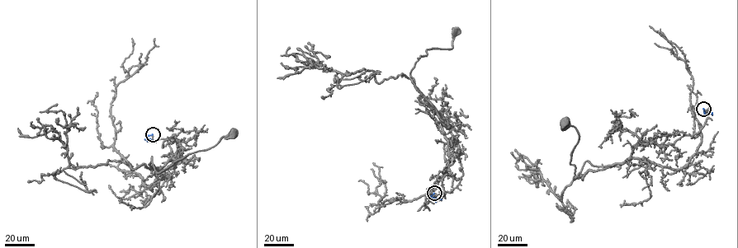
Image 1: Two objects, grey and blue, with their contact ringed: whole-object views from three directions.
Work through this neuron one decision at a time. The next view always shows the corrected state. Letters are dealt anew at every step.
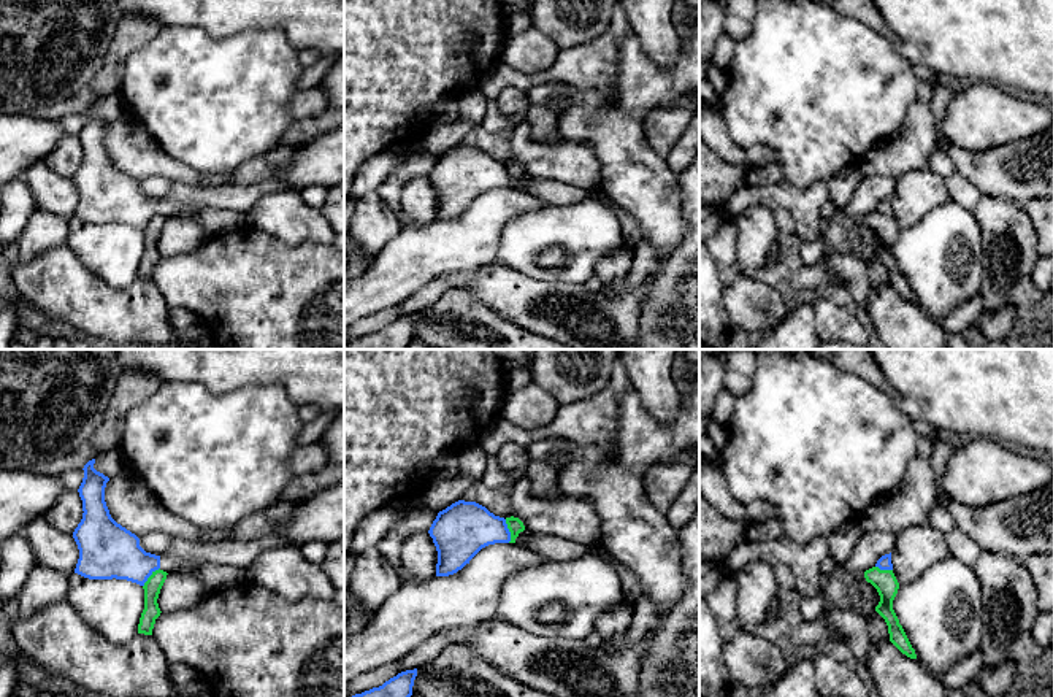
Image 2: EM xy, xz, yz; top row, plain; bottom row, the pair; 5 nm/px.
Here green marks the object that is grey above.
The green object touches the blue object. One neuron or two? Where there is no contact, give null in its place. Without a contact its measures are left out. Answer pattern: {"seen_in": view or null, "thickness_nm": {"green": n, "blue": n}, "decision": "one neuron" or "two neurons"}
{"seen_in": "xz", "thickness_nm": {"green": 80, "blue": 280}, "decision": "two neurons"}

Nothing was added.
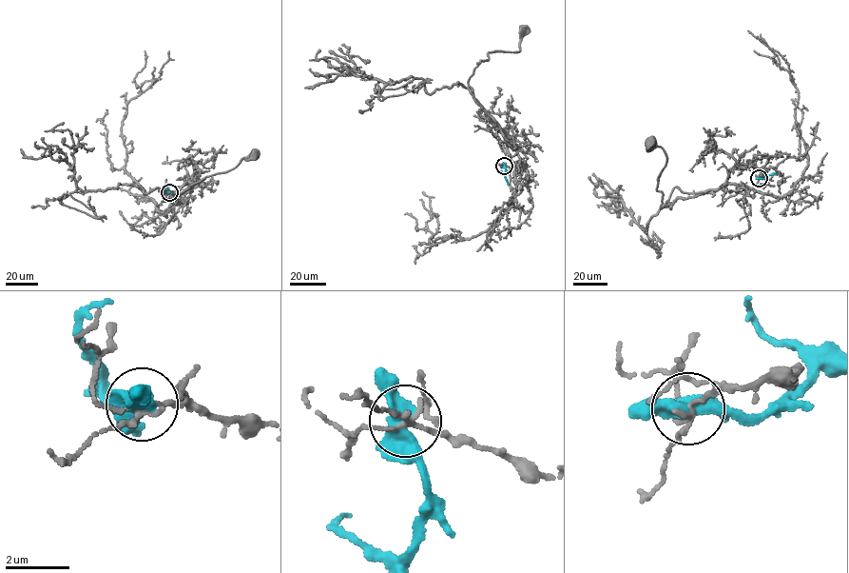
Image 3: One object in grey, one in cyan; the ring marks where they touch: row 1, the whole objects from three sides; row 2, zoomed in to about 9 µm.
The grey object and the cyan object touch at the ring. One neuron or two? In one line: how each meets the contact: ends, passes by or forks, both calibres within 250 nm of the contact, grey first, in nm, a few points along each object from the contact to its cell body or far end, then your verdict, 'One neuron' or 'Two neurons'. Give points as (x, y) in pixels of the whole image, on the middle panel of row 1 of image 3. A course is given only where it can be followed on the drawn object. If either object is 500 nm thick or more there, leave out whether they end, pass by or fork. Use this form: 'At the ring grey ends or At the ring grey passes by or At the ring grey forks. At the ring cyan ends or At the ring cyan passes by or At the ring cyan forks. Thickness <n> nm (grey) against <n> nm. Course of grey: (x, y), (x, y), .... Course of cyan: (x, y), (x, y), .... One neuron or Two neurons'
At the ring grey forks. At the ring cyan passes by. Thickness 140 nm (grey) against 480 nm. Course of grey: (504, 166), (519, 167), (517, 150), (474, 97), (468, 81), (489, 52), (518, 51), (526, 29). Course of cyan: (504, 166), (508, 185). Two neurons

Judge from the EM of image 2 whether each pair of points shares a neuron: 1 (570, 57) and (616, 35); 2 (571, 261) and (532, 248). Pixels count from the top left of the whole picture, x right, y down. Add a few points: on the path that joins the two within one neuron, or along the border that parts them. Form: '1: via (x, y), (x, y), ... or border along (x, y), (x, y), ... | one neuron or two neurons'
1: via (581, 53), (585, 48), (604, 46) | one neuron
2: via (562, 251), (559, 248), (541, 248) | one neuron

